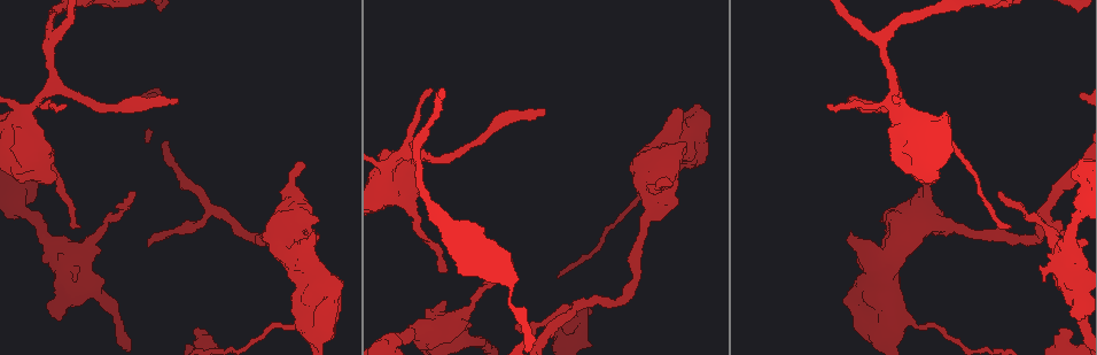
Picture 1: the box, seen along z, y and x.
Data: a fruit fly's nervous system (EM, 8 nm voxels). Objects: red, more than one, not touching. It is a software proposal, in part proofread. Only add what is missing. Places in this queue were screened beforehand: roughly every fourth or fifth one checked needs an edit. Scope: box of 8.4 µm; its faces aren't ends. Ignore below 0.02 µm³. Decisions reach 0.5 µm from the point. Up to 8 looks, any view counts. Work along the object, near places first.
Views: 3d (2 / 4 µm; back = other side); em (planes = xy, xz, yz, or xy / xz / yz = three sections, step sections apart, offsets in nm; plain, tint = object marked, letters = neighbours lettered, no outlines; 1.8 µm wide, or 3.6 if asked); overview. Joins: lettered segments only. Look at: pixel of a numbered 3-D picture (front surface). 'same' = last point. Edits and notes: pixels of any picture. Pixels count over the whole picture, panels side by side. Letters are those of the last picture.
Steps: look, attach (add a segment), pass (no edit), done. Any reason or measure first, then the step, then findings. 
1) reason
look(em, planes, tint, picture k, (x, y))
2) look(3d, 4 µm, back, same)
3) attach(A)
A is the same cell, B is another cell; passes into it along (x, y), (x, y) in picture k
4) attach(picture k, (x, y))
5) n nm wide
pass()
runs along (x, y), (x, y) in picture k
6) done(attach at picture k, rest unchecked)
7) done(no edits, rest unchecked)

thick end
look(3d, 4 µm, back, picture 1, (1042, 281))

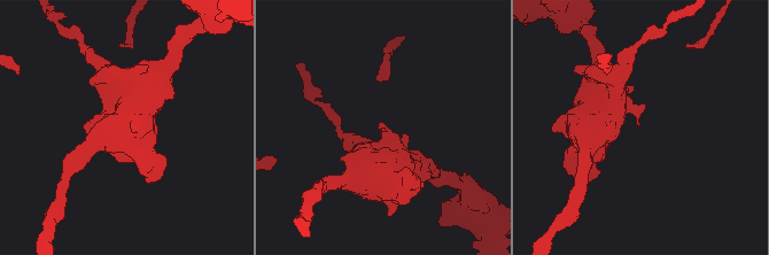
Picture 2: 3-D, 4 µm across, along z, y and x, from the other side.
now the EM
look(em, yz, step 16, tint, picture 2, (383, 127))

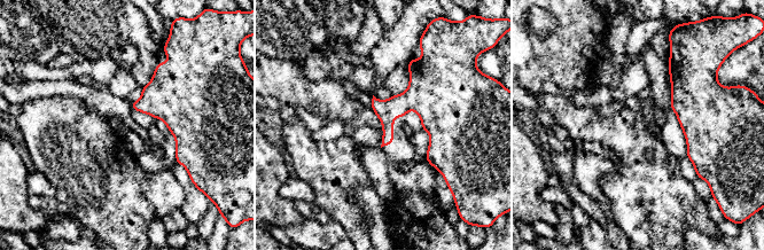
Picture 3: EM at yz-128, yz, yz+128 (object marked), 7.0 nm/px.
what lies round it
look(em, yz, step 16, letters, same)

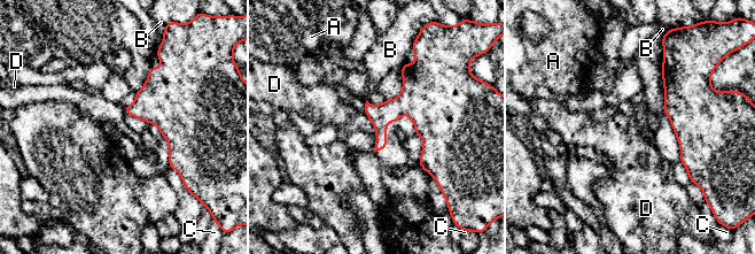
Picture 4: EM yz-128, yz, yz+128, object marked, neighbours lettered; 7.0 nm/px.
pass()
A, B, C and D are other cells; border along (365, 113), (373, 125), (376, 137) in picture 4; none of them fits

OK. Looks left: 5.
an open end
look(em, planes, letters, picture 1, (516, 326))

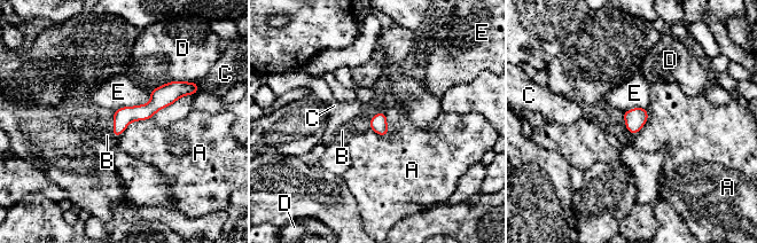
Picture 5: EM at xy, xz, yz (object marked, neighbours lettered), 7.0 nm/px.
C touches over 360 nm
attach(B)
B is the same cell, A, C, D and E are other cells; passes into it along (122, 117), (114, 133), (107, 135) in picture 5; it goes on there

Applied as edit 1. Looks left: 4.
look(3d, 2 µm, picture 1, (997, 192))

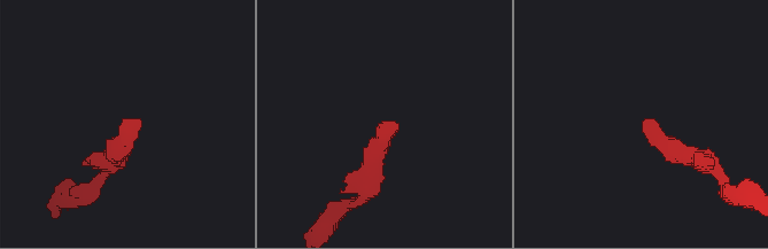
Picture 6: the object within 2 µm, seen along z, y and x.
now the EM
look(em, planes, plain, picture 6, (646, 118))

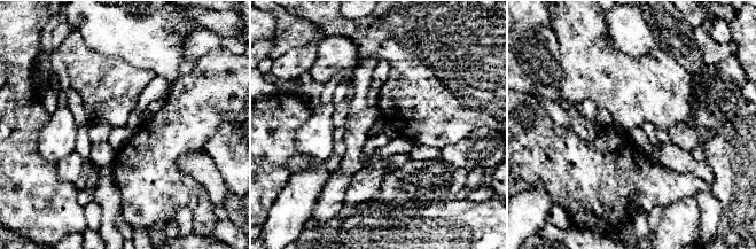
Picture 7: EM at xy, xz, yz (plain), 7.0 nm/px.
see the neighbours
look(em, planes, letters, same)

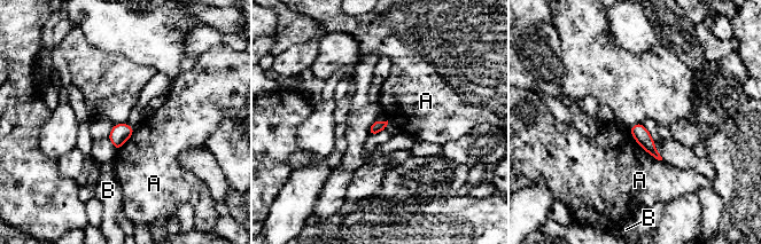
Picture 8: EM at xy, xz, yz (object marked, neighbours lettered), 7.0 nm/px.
pass()
A and B are other cells; border along (629, 128), (633, 138), (661, 160) in picture 8; no lettered segment goes on from it

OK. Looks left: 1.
branch stops here
look(em, 3.6 µm, planes, letters, picture 1, (1062, 327))

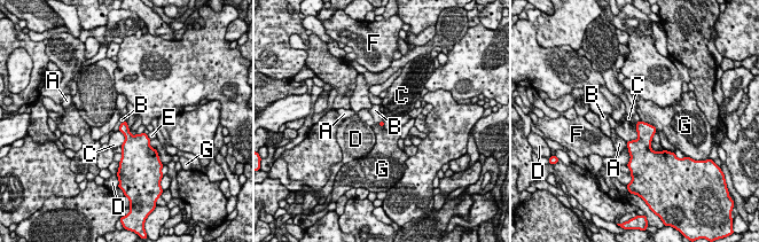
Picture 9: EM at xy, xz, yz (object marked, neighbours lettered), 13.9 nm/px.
G touches over 300 nm
pass()
A, B, C, D, E, F and G are other cells; border along (126, 120), (120, 124), (118, 130) in picture 9; no lettered segment goes on from it

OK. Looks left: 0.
done(attach at picture 5, rest unchecked)

